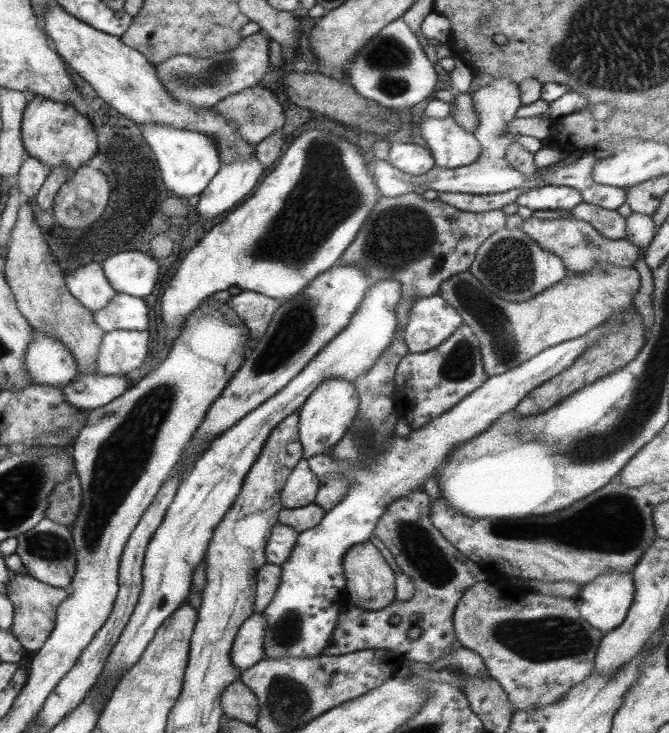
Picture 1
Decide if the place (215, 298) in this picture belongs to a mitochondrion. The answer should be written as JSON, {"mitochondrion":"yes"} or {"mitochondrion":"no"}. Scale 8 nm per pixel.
{"mitochondrion":"no"}

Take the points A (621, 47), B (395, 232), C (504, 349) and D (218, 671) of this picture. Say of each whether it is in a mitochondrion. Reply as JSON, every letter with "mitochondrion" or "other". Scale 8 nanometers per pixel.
{"A":"mitochondrion","B":"mitochondrion","C":"mitochondrion","D":"other"}

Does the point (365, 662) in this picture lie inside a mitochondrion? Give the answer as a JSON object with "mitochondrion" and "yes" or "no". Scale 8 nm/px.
{"mitochondrion":"no"}

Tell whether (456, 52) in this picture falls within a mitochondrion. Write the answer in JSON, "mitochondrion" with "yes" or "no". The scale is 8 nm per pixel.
{"mitochondrion":"no"}

